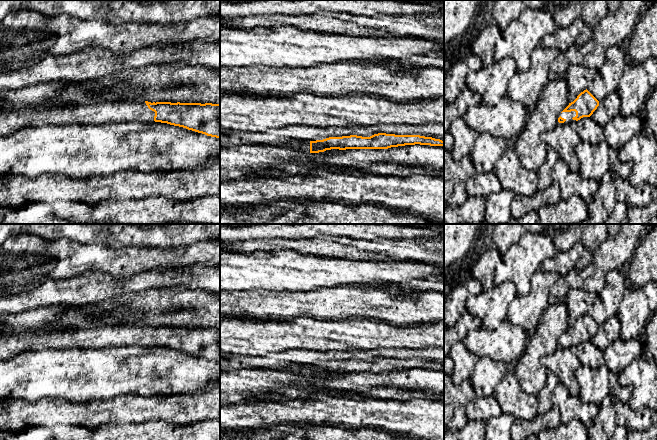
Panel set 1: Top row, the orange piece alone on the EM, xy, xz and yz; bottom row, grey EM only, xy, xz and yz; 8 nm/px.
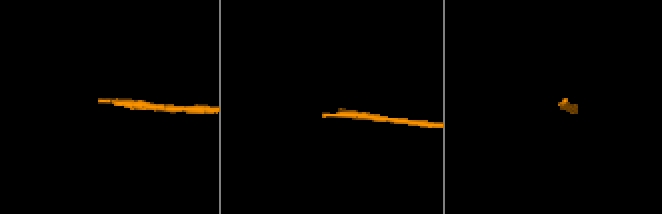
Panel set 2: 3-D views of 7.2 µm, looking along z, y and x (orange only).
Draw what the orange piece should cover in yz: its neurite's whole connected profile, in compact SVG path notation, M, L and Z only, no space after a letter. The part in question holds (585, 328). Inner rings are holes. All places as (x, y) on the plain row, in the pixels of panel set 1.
M586 313L561 336L558 346L570 348L590 341L598 330L599 325Z

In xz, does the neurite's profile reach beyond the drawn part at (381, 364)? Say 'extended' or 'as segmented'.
extended

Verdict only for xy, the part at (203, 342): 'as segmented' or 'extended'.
extended

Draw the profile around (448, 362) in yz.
M450 356L444 358L444 374L451 375L454 368L454 362Z

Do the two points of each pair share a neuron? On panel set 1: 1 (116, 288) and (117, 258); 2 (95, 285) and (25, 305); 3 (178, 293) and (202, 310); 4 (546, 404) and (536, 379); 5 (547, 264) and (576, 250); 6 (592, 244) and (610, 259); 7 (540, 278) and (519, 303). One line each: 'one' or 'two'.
1: two
2: one
3: one
4: two
5: one
6: two
7: one

